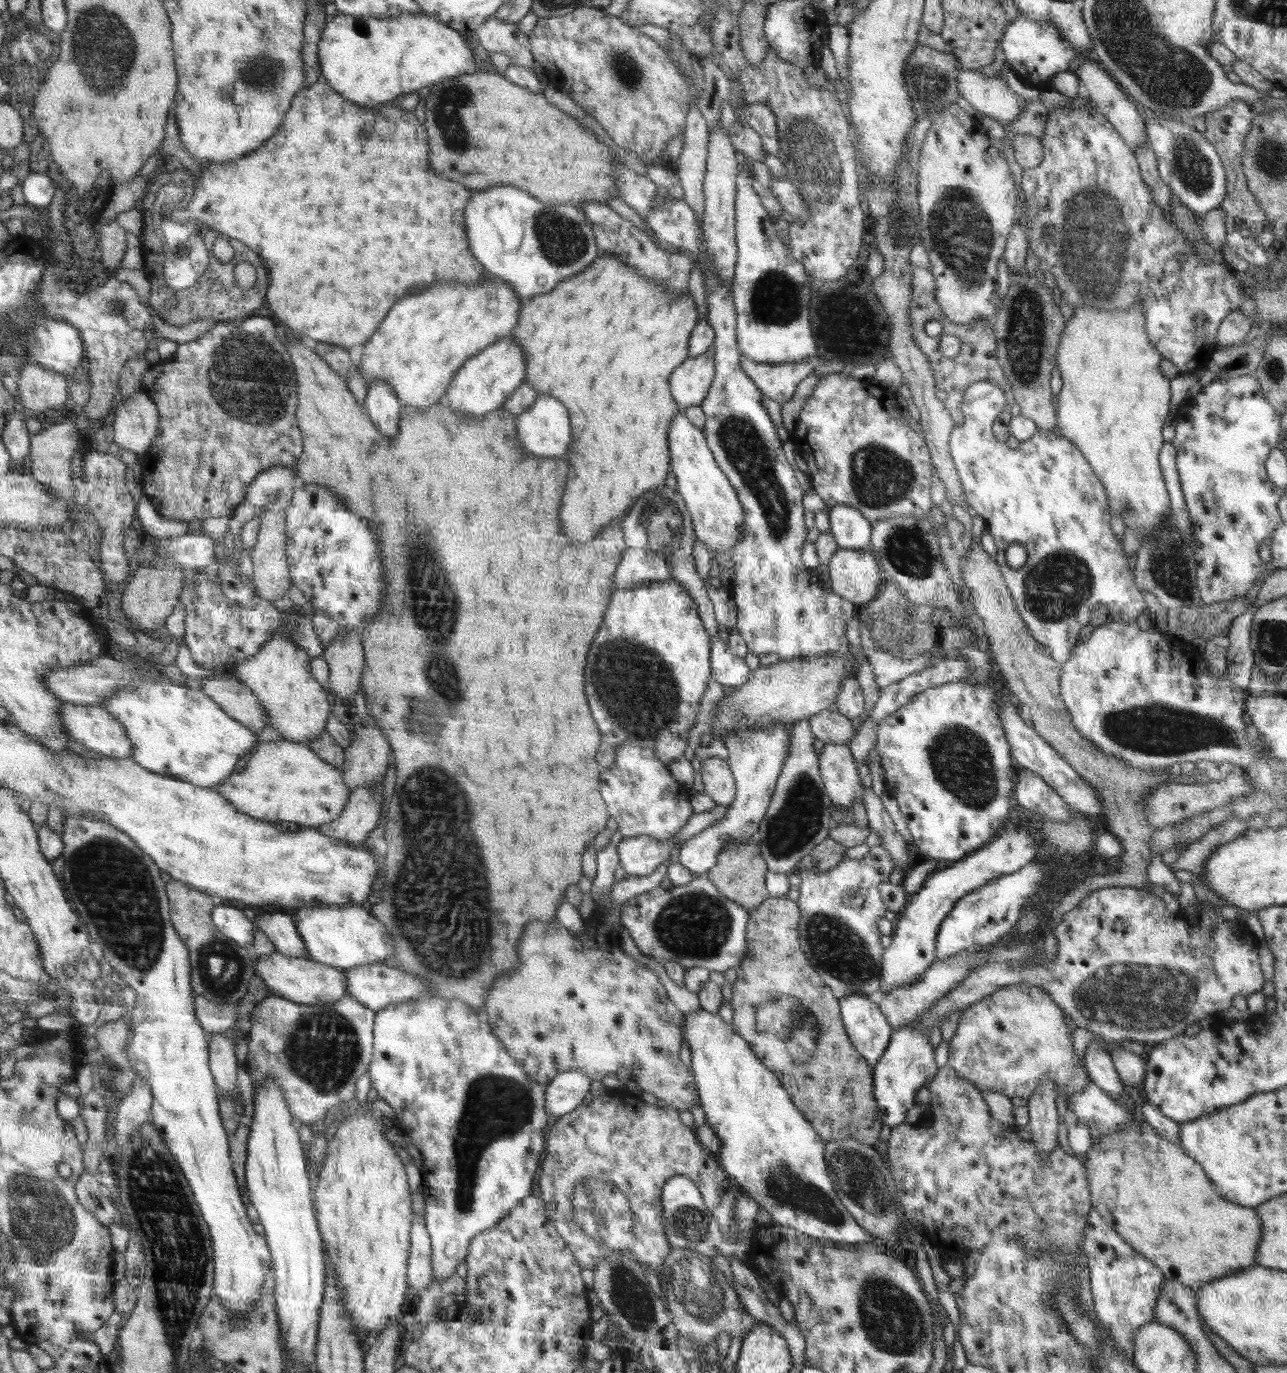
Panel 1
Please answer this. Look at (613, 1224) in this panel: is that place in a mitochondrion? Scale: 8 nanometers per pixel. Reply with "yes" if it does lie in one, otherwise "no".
yes

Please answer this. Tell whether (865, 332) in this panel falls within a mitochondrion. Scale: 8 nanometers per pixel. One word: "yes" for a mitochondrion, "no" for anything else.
yes

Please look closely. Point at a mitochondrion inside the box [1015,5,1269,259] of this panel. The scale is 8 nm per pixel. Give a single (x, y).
(1192, 166)

